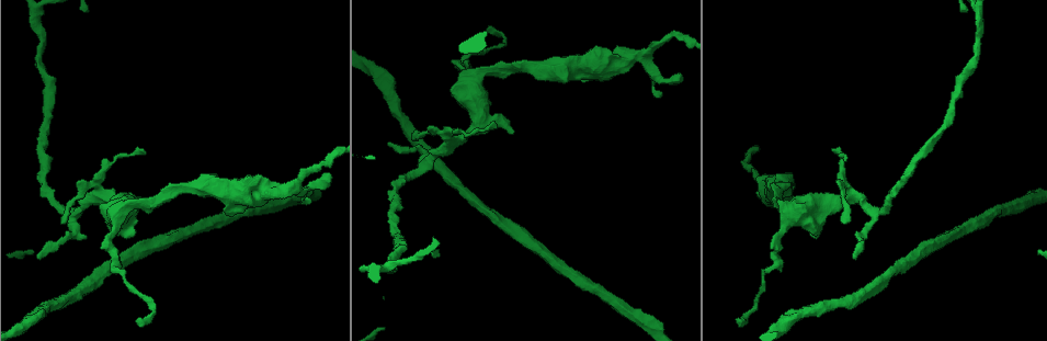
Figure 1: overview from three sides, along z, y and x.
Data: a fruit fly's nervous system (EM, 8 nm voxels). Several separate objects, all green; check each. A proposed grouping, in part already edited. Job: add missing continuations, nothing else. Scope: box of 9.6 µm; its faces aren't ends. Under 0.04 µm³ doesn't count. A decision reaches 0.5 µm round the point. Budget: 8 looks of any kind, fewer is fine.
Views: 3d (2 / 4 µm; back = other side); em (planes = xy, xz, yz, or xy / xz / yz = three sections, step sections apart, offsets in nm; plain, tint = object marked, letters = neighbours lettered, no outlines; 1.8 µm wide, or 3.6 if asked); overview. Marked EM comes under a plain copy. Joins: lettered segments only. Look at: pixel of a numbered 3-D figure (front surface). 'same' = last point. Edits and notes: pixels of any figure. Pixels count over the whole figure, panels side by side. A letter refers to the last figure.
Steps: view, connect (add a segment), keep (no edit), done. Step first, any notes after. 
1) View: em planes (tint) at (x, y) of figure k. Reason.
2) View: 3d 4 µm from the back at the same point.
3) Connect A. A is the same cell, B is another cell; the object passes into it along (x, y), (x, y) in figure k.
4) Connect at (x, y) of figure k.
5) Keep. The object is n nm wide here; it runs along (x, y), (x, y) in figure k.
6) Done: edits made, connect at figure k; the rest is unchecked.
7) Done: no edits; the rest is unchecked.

View: em planes (letters) at (138, 320) of figure 1.

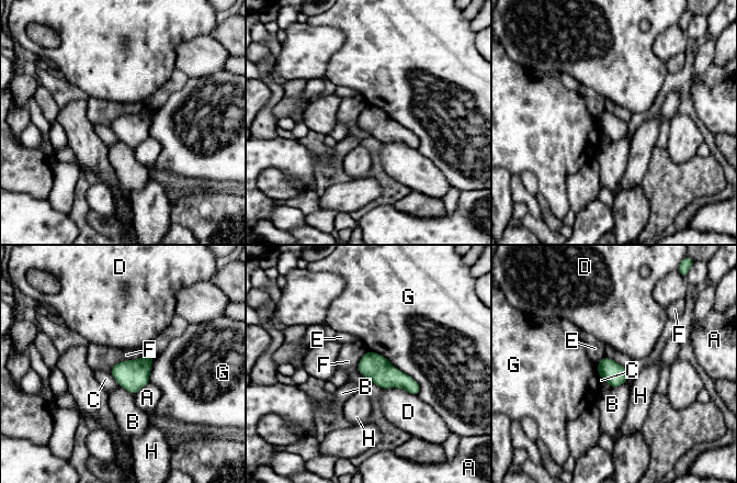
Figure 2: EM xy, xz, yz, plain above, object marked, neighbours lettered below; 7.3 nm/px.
Keep. A, B, C, D, E, F, G and H are other cells; a border runs along (367, 350), (358, 366), (362, 375) in figure 2; no lettered segment goes on from it.

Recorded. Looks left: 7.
View: 3d 2 µm at (37, 253) of figure 1. An open end.

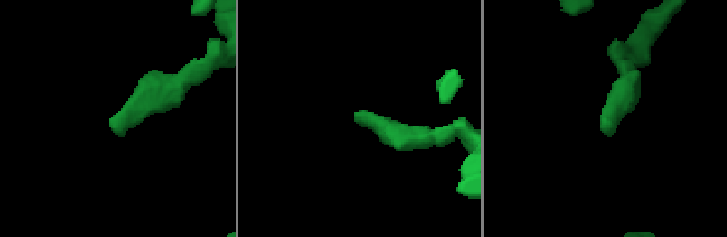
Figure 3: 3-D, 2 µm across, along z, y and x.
View: em yz step 8 (letters) at (354, 118) of figure 3.

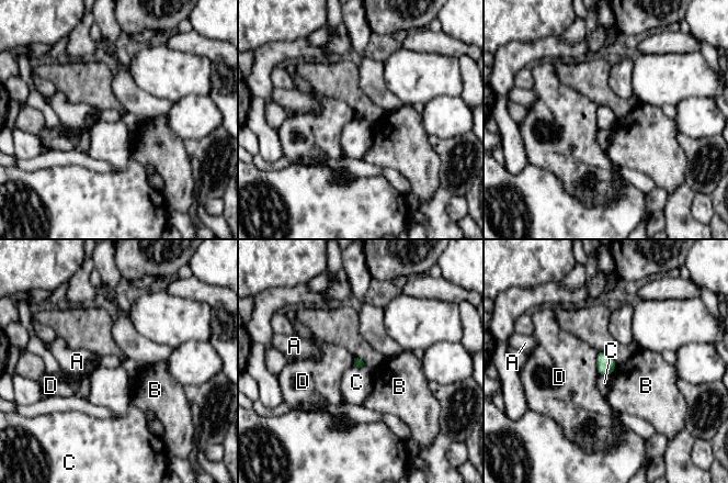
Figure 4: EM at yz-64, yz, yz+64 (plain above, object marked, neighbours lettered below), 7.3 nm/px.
View: em planes (letters) at the same point. Another direction.

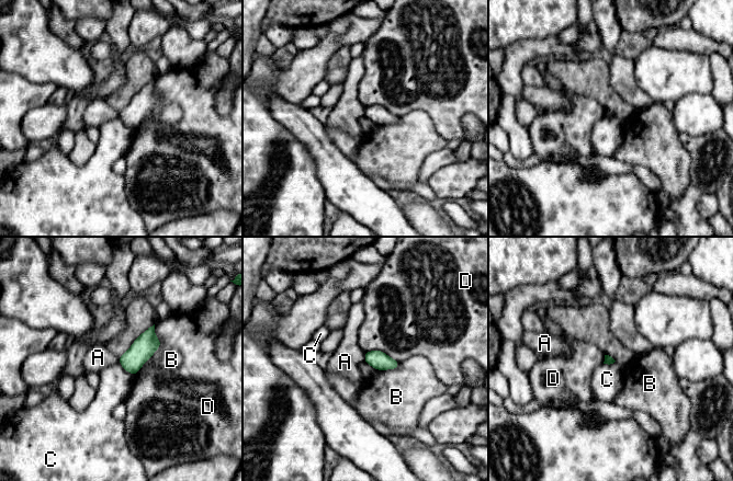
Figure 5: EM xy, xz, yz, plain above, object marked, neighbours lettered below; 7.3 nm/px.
Keep. A, B, C and D are other cells; a border runs along (363, 353), (364, 359) in figure 5; no lettered segment goes on from it.

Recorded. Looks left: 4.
View: em planes (tint) at (439, 253) of figure 1. An open end.

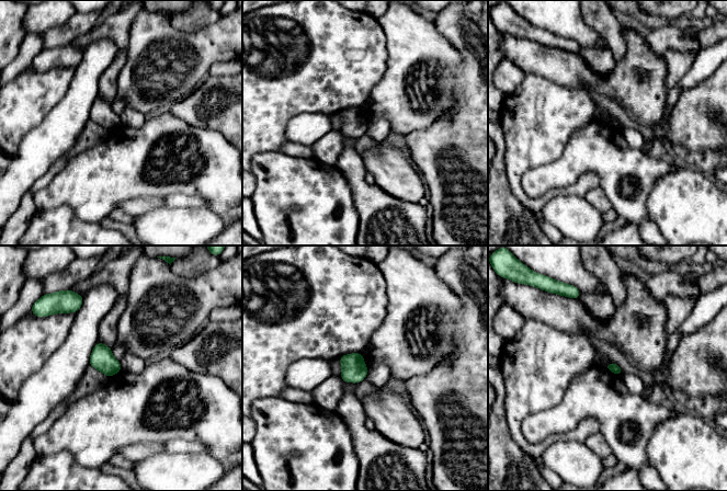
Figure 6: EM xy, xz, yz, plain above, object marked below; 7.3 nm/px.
View: em planes (letters) at the same point. See the neighbours.

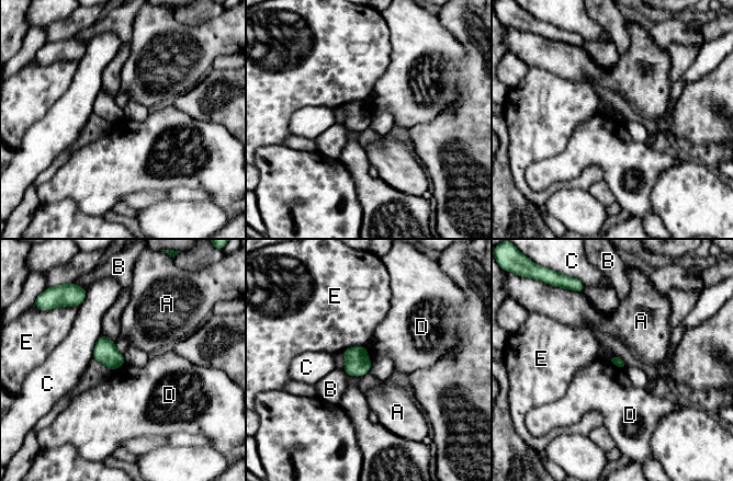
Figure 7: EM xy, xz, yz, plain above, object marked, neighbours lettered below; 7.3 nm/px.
Keep. A, B, C, D and E are other cells; a border runs along (607, 361), (624, 369) in figure 7; none of them fits.

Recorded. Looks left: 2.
Done: no edits; the rest is unchecked.

